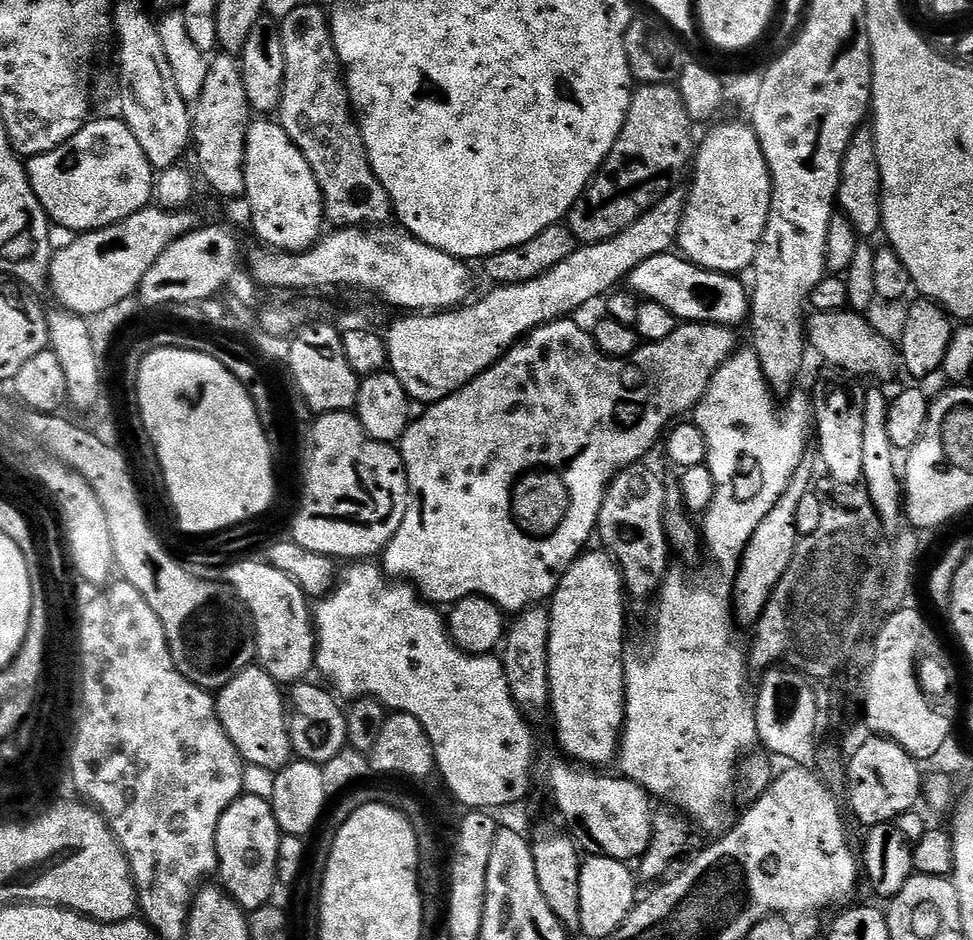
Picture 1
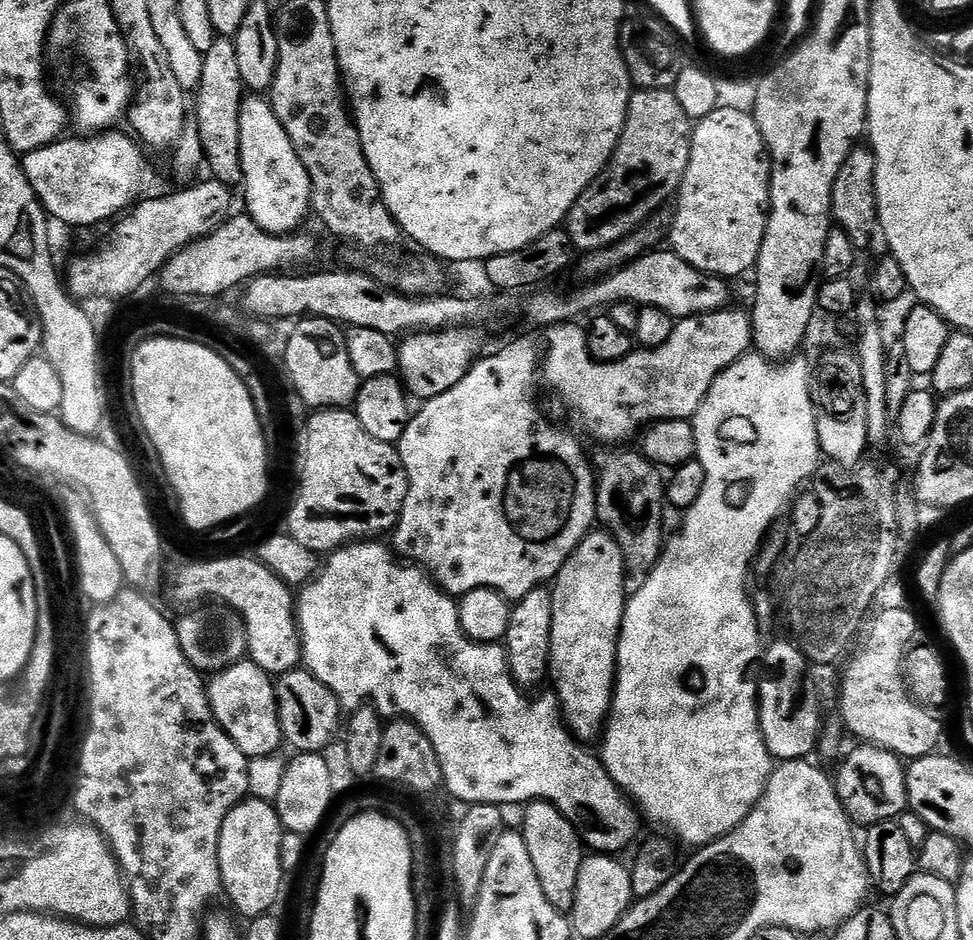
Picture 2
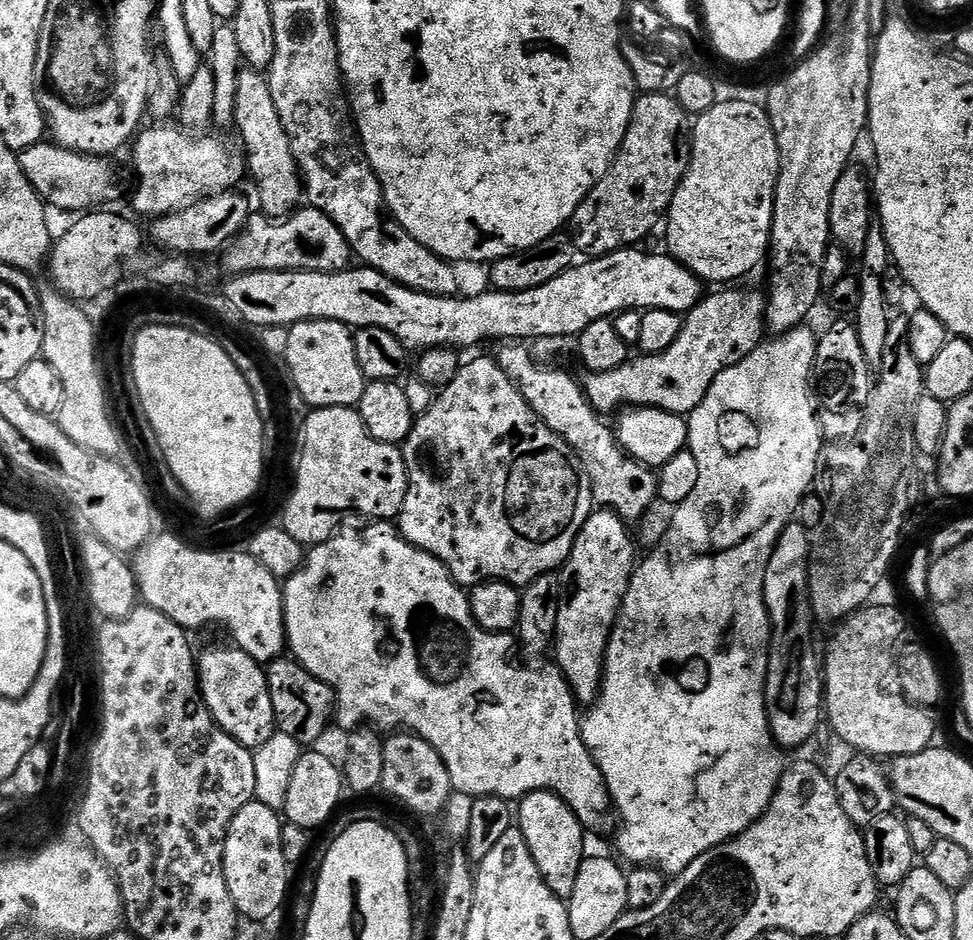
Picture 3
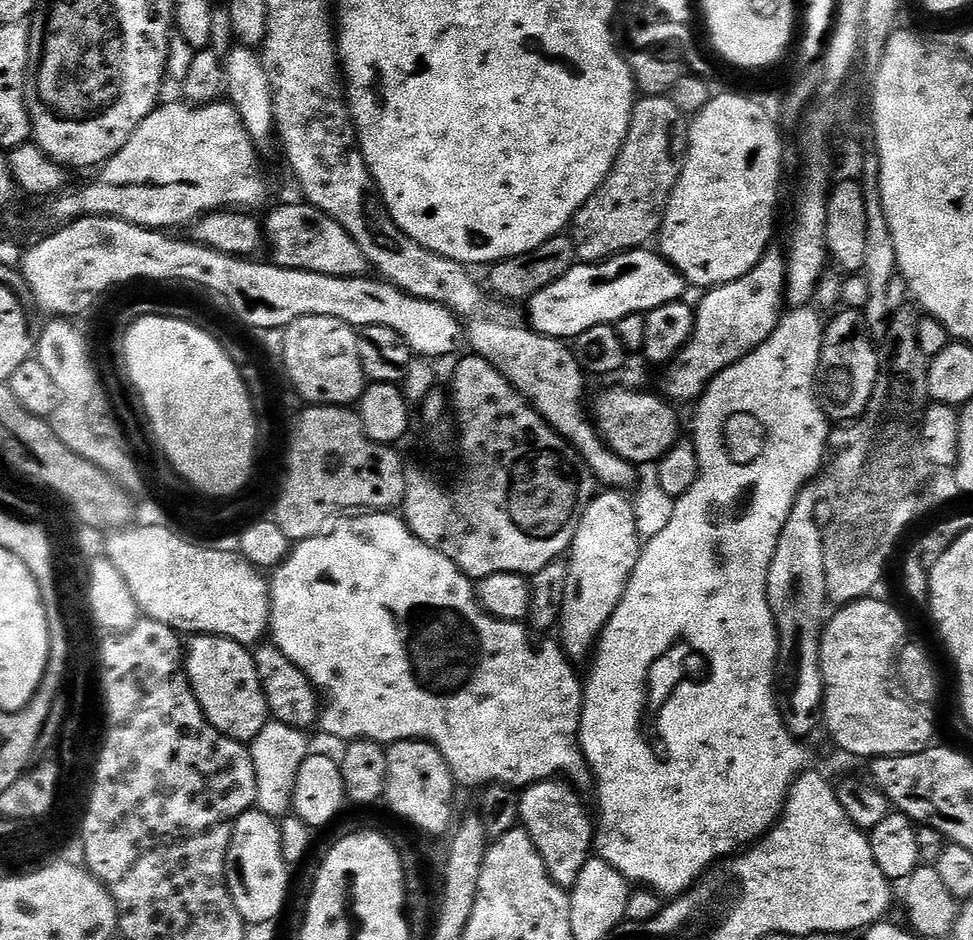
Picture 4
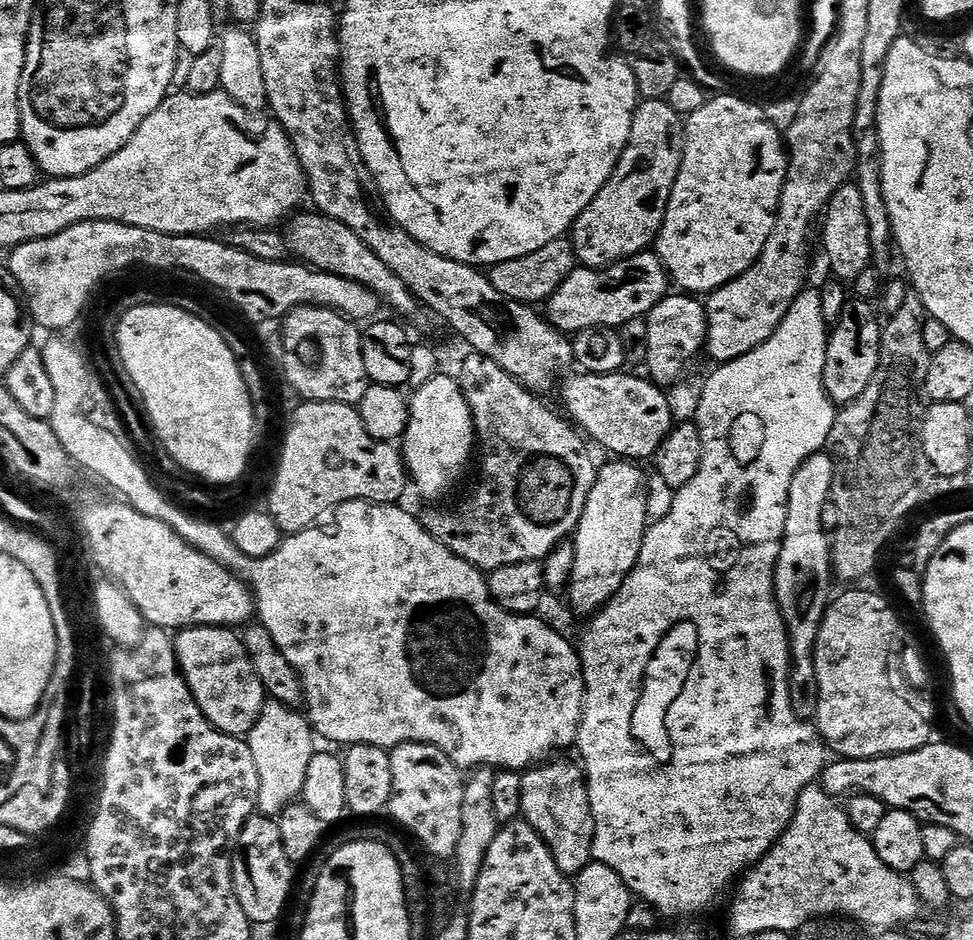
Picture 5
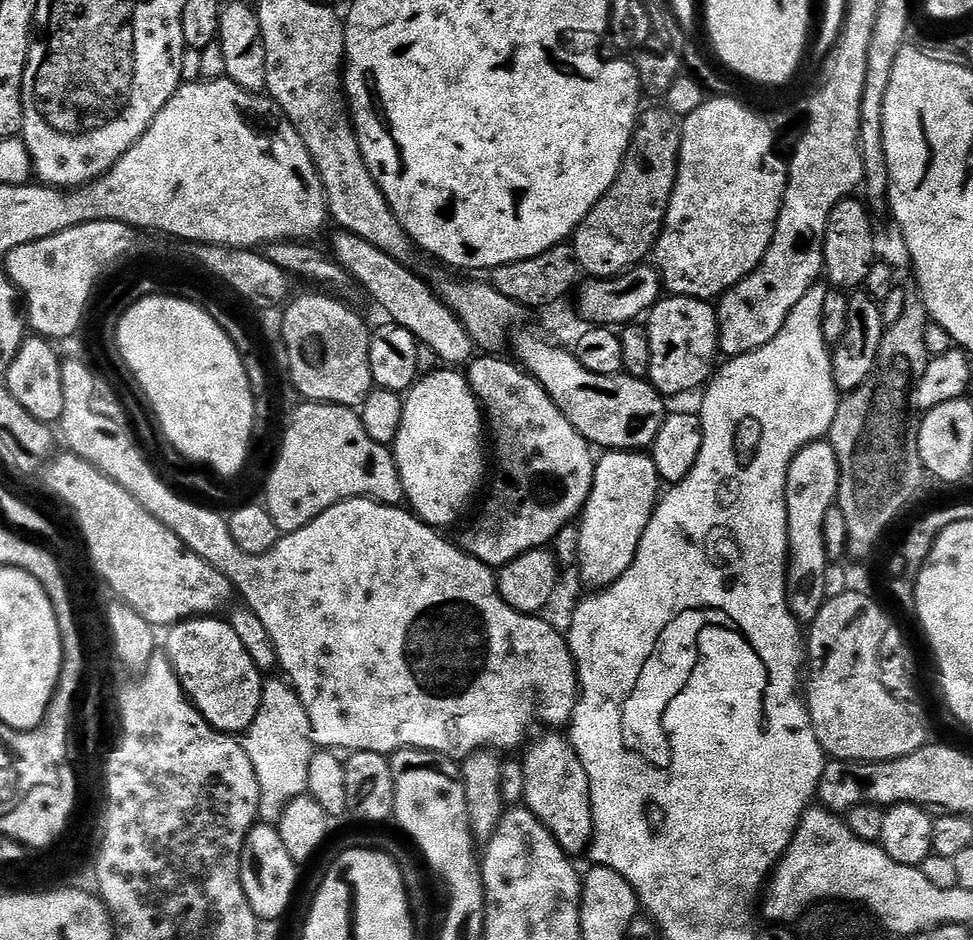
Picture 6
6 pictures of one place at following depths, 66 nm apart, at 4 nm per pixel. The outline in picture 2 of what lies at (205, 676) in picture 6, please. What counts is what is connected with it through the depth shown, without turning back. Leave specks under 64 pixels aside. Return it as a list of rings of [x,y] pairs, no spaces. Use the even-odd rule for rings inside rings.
[[[245,658],[226,671],[215,673],[206,691],[208,704],[216,715],[220,729],[249,760],[274,756],[281,751],[279,748],[284,744],[284,735],[278,722],[276,686],[273,677],[260,669],[252,659]]]

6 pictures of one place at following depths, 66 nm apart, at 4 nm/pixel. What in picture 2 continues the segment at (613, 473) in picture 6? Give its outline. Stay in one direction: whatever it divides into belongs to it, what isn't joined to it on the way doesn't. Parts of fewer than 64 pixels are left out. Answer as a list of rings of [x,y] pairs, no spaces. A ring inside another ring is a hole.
[[[593,530],[584,537],[582,543],[570,554],[570,558],[562,566],[560,573],[556,575],[554,583],[551,585],[552,597],[554,598],[554,626],[550,630],[550,680],[554,685],[556,696],[560,700],[560,711],[564,714],[564,722],[568,726],[568,731],[580,742],[595,741],[603,733],[605,724],[608,723],[608,712],[612,709],[612,691],[616,689],[616,647],[620,637],[620,627],[624,617],[624,606],[626,603],[626,591],[624,592],[624,576],[626,577],[626,565],[624,555],[618,546],[616,539],[609,532],[603,530]]]

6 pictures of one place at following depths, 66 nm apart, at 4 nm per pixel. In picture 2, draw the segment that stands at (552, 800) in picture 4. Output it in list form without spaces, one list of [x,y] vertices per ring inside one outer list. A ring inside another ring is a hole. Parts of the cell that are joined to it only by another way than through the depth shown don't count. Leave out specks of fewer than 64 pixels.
[[[534,800],[527,805],[522,835],[526,842],[526,851],[530,853],[530,858],[534,861],[534,870],[538,874],[539,884],[542,885],[542,894],[546,894],[550,906],[554,906],[562,913],[571,913],[574,906],[574,894],[578,890],[578,870],[582,870],[582,862],[586,855],[583,840],[574,830],[572,823],[553,804],[547,804],[545,800]]]

